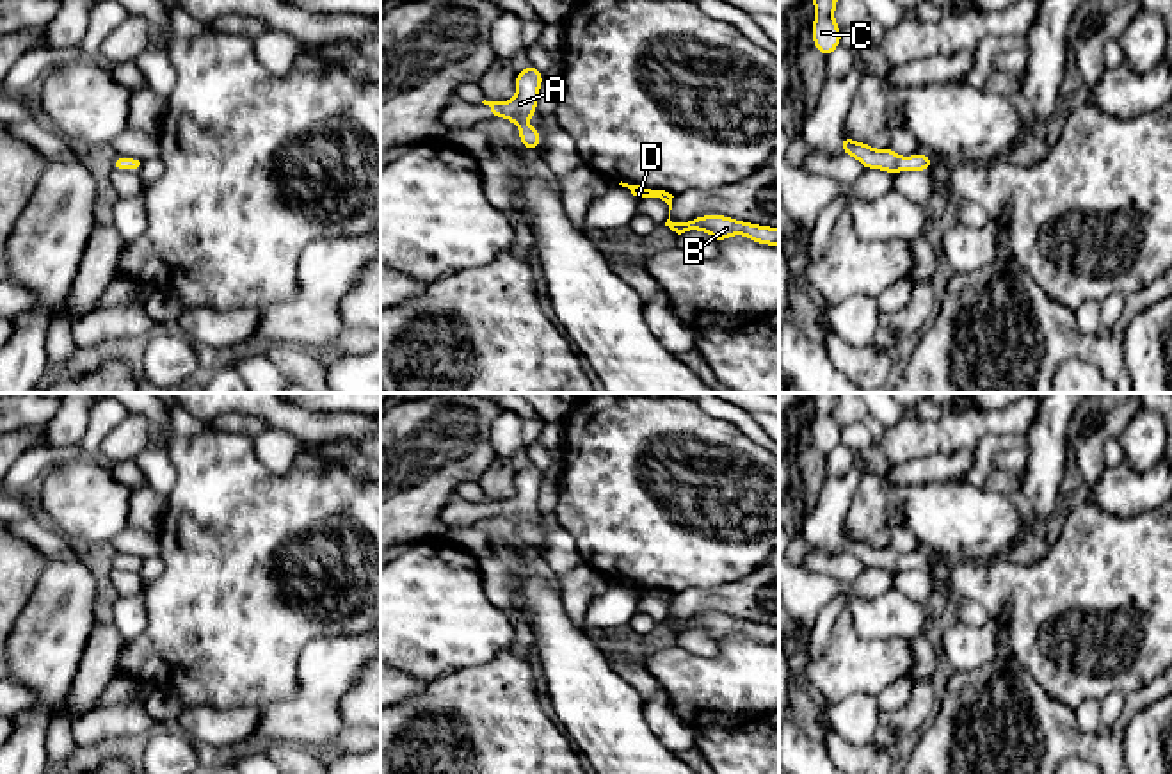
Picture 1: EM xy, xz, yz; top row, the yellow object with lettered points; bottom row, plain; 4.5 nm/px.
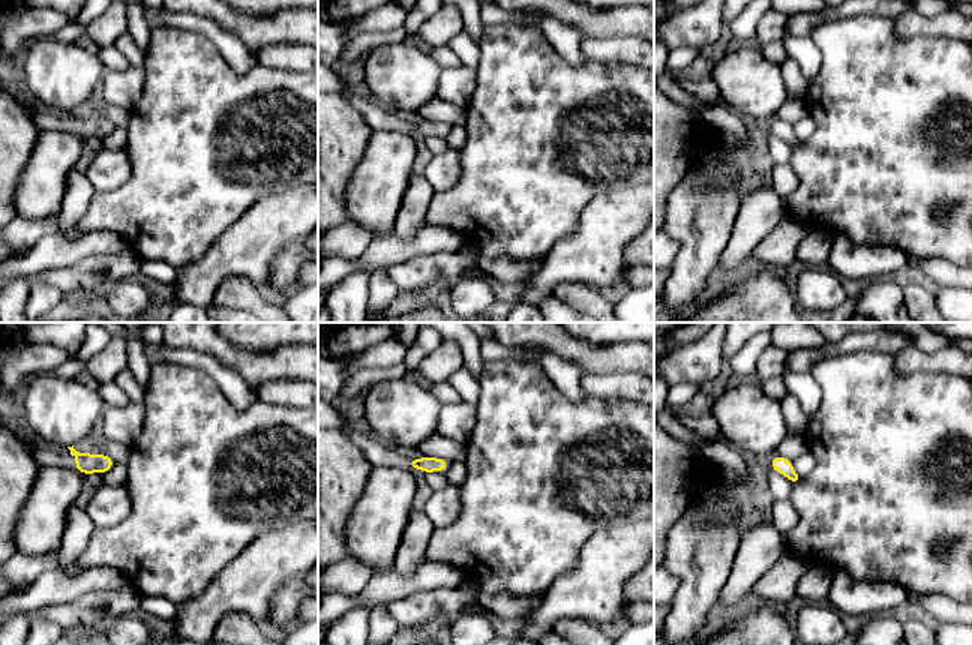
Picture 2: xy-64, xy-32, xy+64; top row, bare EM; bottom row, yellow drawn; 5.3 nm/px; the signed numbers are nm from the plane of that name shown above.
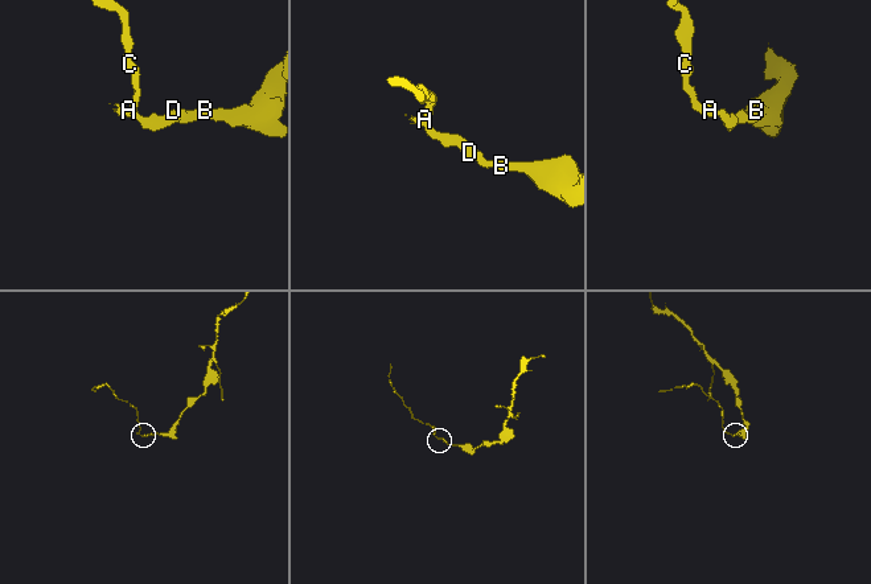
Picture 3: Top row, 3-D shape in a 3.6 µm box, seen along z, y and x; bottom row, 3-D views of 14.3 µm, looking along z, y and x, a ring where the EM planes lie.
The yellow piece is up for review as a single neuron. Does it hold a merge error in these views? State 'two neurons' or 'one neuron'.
one neuron

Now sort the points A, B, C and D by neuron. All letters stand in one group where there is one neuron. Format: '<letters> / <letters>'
A B C D

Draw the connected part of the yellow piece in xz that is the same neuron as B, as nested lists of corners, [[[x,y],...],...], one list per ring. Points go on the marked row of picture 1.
[[[622,181],[619,185],[628,187],[638,201],[647,199],[647,198],[665,201],[669,205],[669,219],[667,219],[665,226],[669,226],[678,235],[681,235],[685,231],[699,230],[699,231],[706,231],[720,244],[722,240],[740,233],[752,242],[759,242],[765,246],[779,246],[779,228],[743,222],[738,219],[731,219],[727,215],[701,215],[701,217],[695,217],[686,222],[672,222],[670,221],[672,198],[674,198],[672,194],[669,194],[665,190],[640,187],[640,185],[628,185]]]

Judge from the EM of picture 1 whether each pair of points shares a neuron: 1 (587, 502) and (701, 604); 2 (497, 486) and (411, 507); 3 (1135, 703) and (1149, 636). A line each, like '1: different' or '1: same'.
1: different
2: different
3: different

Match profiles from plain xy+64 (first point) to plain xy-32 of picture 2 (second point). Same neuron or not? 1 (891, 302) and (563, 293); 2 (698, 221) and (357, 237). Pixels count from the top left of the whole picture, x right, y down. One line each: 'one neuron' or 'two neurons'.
1: two neurons
2: two neurons

